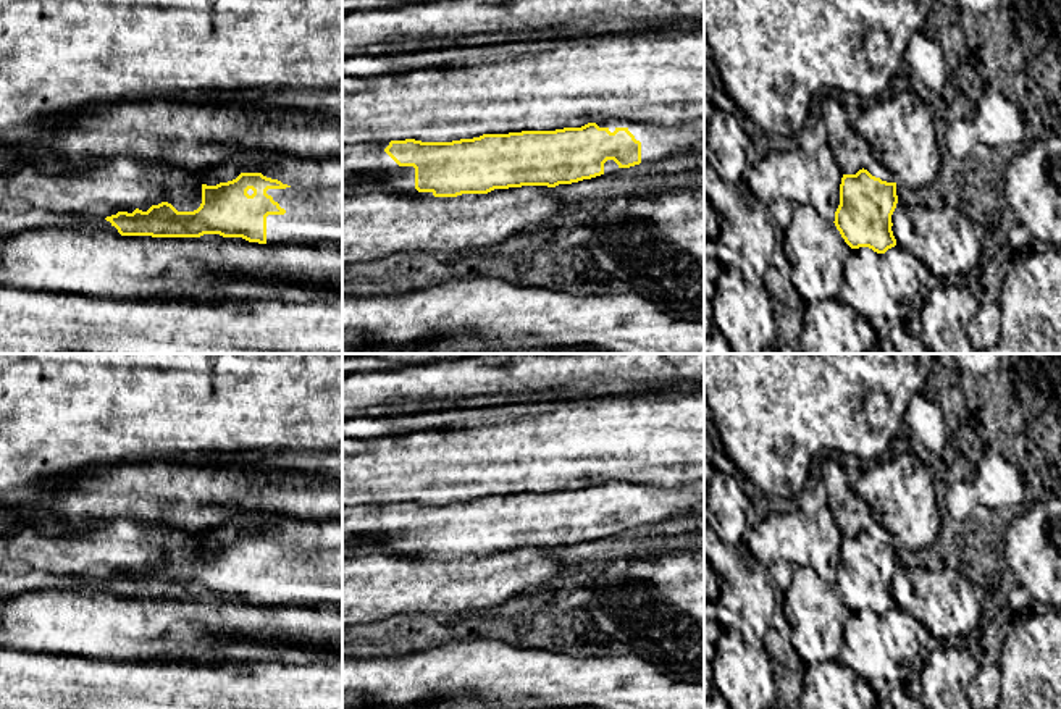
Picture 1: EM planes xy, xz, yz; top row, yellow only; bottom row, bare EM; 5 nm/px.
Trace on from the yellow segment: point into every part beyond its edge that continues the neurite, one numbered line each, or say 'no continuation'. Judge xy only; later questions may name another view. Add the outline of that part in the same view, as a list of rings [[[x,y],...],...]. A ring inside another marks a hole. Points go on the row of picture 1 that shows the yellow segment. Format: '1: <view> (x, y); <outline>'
1: xy (312, 217); [[[342,187],[300,191],[268,189],[286,210],[266,216],[266,244],[342,244]]]
2: xy (100, 223); [[[92,216],[92,223],[100,231],[118,233],[118,229],[110,221],[107,221],[103,216]]]

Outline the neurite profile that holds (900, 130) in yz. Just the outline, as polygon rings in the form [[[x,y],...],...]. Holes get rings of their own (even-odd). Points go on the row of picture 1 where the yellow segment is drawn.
[[[912,90],[888,92],[870,107],[854,94],[841,92],[838,100],[896,182],[930,194],[941,165],[932,107]]]

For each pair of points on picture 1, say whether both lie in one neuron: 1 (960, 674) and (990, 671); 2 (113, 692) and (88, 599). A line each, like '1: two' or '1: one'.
1: two
2: two

